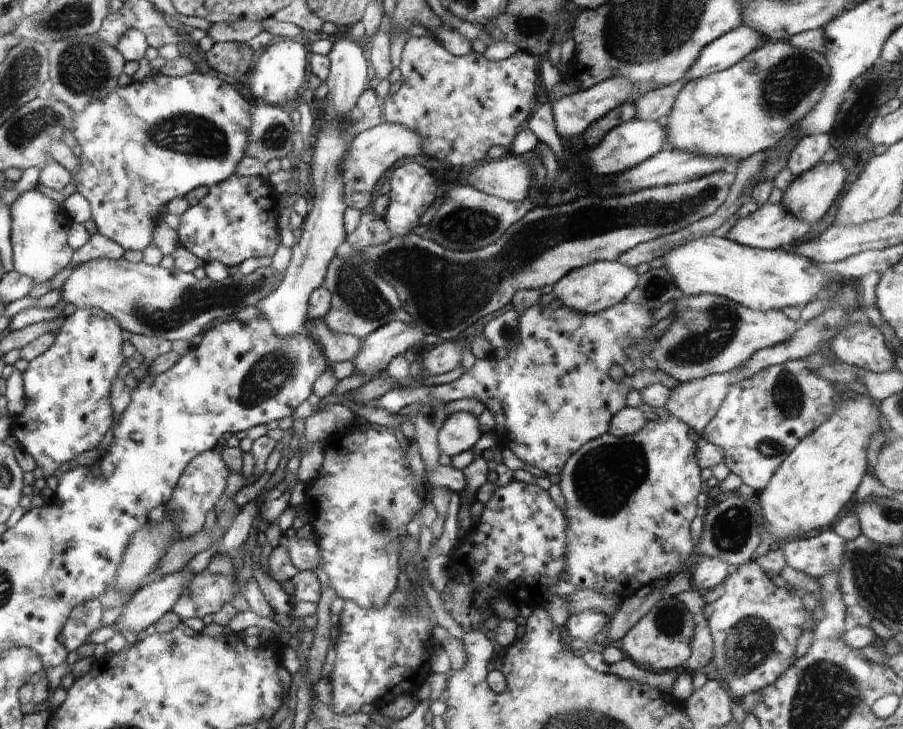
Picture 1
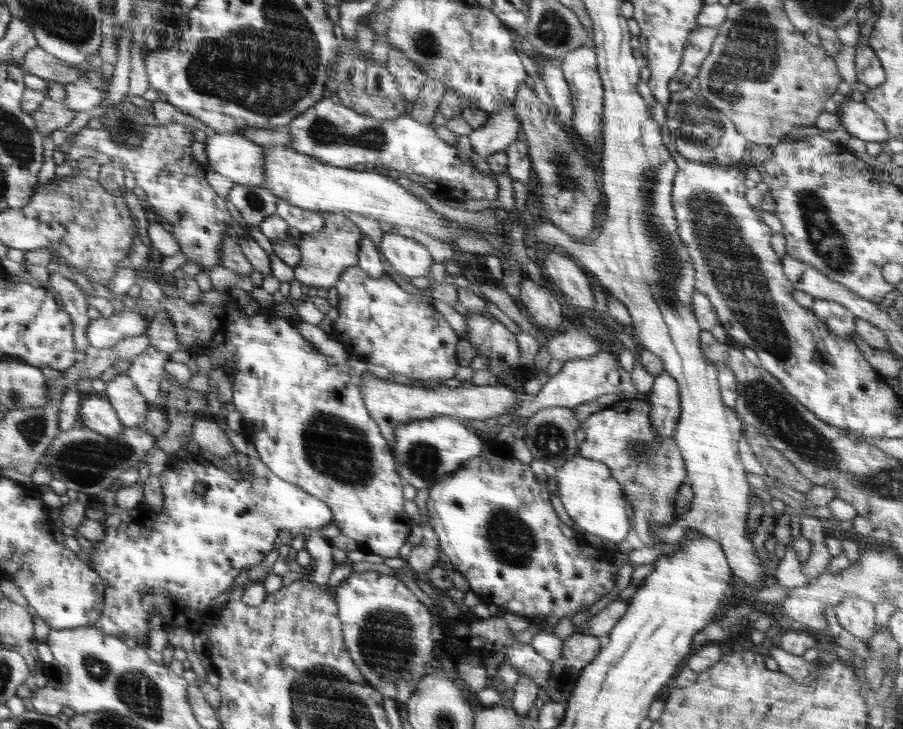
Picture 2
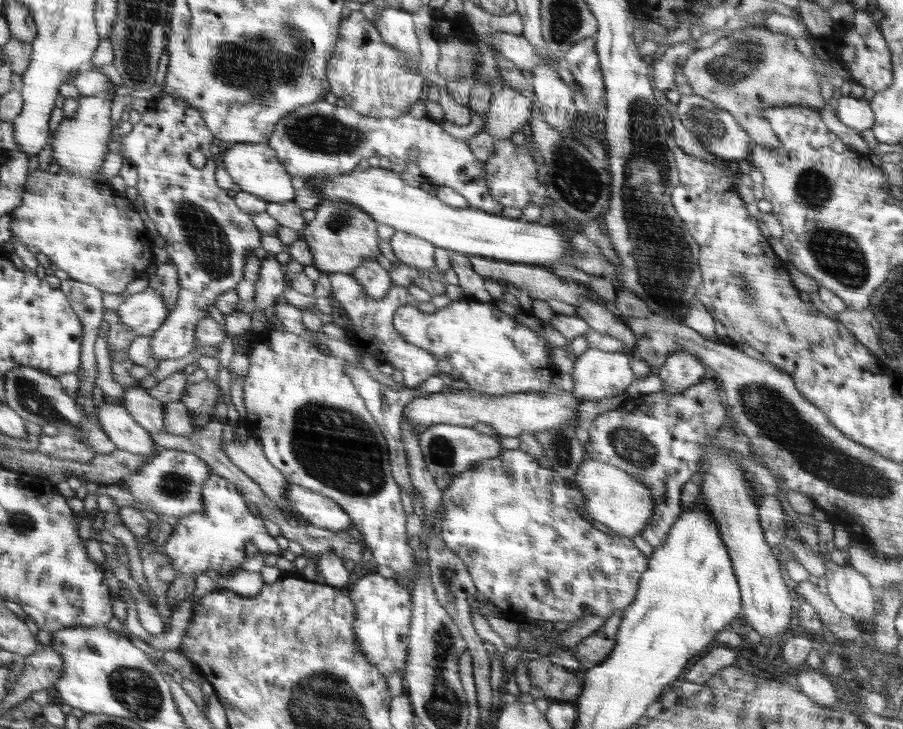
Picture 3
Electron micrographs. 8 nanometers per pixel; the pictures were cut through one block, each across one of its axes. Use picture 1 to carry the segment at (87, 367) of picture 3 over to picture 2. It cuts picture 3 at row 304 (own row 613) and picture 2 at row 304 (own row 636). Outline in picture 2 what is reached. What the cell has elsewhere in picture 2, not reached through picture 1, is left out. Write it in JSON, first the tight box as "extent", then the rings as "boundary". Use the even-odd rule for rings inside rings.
{"extent":[49,270,92,361],"boundary":[[[59,270],[49,272],[49,284],[58,292],[64,306],[64,311],[69,315],[73,324],[73,339],[78,352],[78,361],[84,358],[85,348],[89,345],[86,340],[86,331],[92,320],[87,316],[88,300],[83,289],[66,279]]]}

